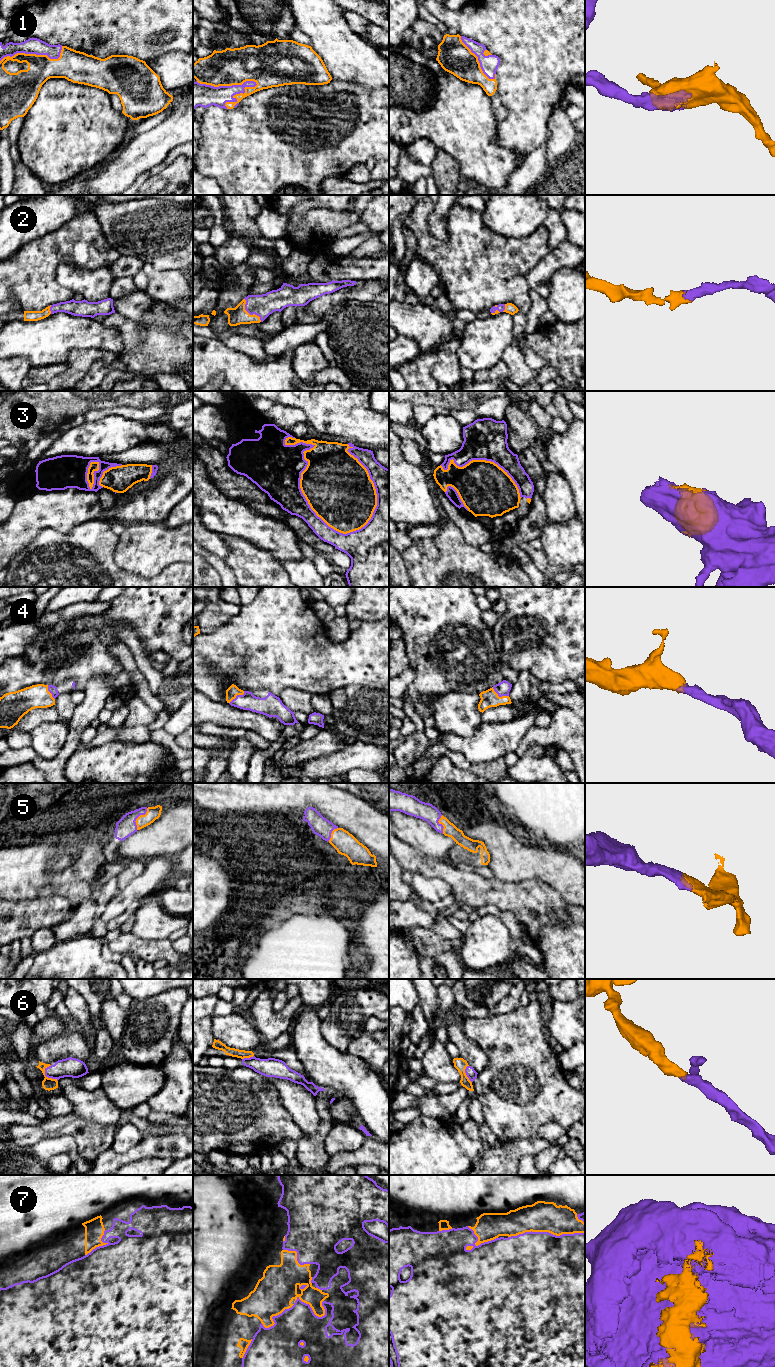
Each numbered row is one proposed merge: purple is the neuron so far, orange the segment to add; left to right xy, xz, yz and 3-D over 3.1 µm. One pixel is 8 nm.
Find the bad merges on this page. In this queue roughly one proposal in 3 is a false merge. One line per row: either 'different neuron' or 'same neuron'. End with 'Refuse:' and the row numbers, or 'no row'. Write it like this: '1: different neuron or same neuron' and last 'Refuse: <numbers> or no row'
1: same neuron
2: same neuron
3: same neuron
4: same neuron
5: same neuron
6: same neuron
7: same neuron
Refuse: no row

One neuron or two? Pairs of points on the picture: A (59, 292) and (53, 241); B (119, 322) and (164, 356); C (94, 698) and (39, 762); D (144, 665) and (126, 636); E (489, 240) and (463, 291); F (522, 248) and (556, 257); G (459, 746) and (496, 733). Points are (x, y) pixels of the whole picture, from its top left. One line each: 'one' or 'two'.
A: one
B: one
C: one
D: one
E: one
F: two
G: one

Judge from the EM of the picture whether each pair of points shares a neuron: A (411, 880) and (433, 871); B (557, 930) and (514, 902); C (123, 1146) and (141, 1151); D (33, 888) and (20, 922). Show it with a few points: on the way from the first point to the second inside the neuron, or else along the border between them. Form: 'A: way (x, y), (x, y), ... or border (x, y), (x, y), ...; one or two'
A: border (404, 870), (439, 877), (445, 882); two
B: way (548, 920), (530, 902), (525, 902); one
C: border (141, 1131), (141, 1139), (126, 1151), (111, 1148); two
D: border (52, 895), (23, 900), (10, 900); two

